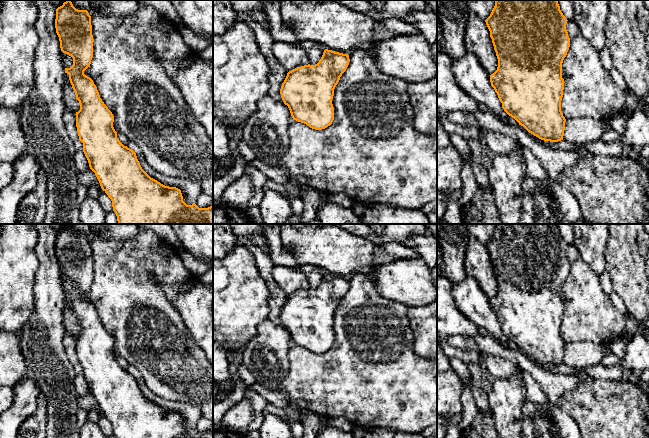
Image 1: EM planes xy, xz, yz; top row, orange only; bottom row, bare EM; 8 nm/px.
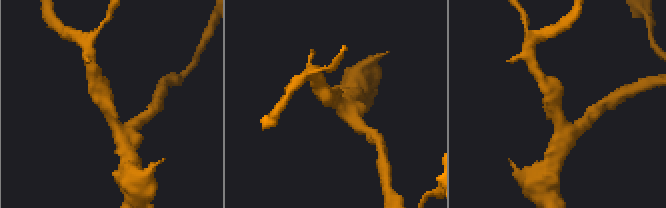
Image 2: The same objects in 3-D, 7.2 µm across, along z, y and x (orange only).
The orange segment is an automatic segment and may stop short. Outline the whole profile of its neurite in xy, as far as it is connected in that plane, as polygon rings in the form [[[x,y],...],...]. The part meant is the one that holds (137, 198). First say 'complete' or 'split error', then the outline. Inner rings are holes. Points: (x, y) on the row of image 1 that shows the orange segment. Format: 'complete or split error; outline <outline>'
complete; outline [[[67,0],[56,9],[55,28],[61,51],[73,58],[73,65],[65,68],[65,73],[69,75],[80,104],[80,110],[75,114],[79,140],[83,143],[90,169],[112,201],[118,224],[213,224],[213,205],[208,208],[199,208],[195,203],[187,205],[180,189],[151,178],[142,169],[136,153],[117,138],[112,112],[100,98],[93,80],[84,74],[93,58],[94,39],[88,11],[76,9],[71,0]]]

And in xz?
complete; outline [[[325,49],[317,64],[297,67],[287,73],[280,94],[293,120],[315,130],[332,124],[334,89],[349,62],[349,55]]]

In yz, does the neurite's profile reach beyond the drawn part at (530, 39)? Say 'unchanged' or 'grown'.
unchanged

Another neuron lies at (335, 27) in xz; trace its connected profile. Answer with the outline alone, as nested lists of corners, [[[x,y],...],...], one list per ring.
[[[292,0],[280,2],[280,15],[285,28],[291,30],[295,36],[303,41],[313,41],[322,47],[335,52],[349,55],[356,49],[362,49],[373,56],[373,45],[399,35],[416,35],[419,29],[402,18],[388,18],[376,20],[370,16],[349,9],[336,0],[328,0],[312,3],[310,0],[303,0],[301,3],[294,3]]]

